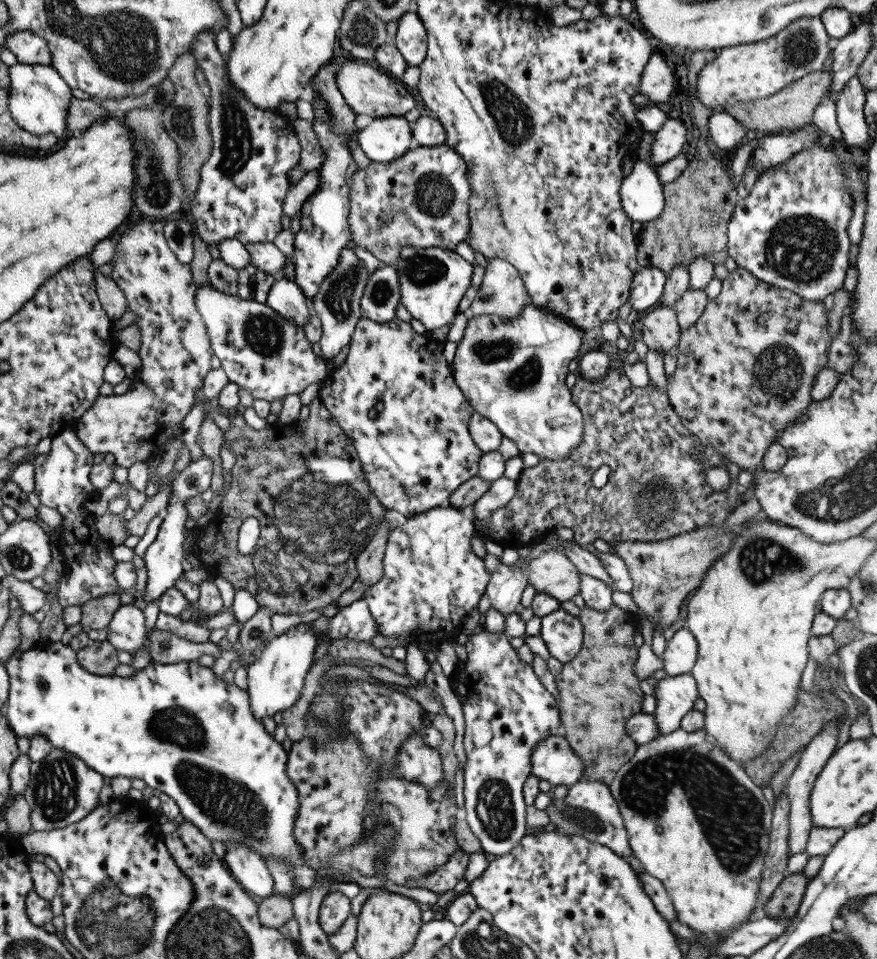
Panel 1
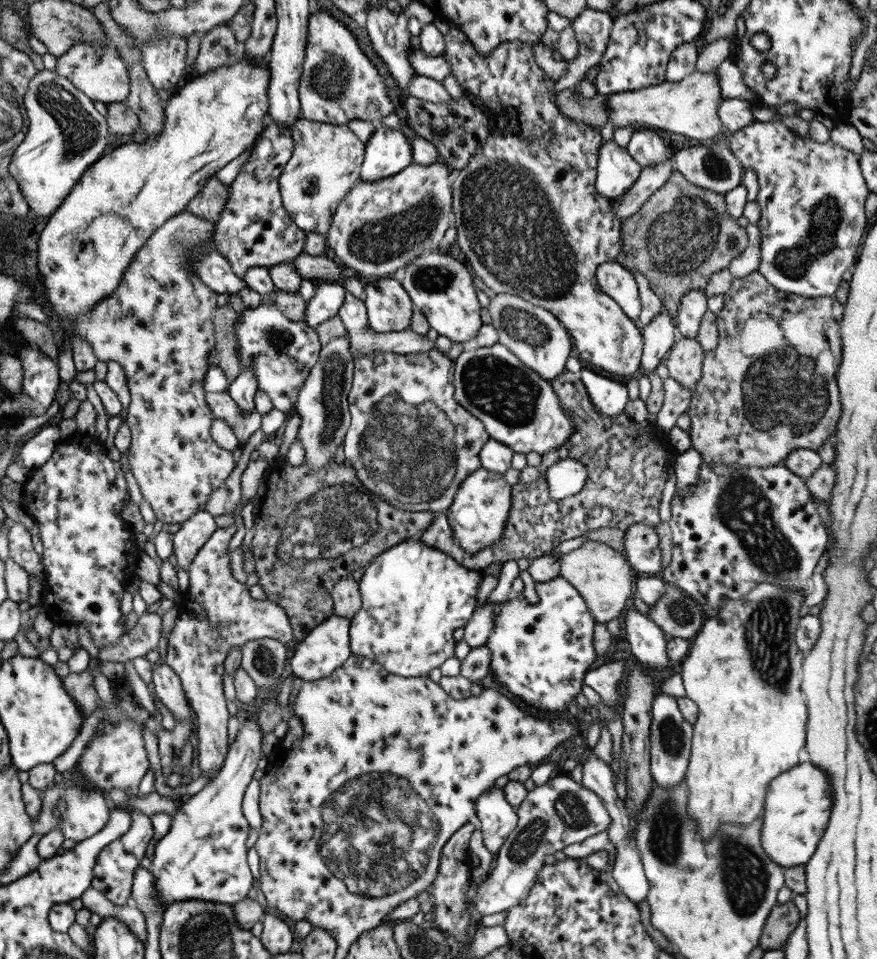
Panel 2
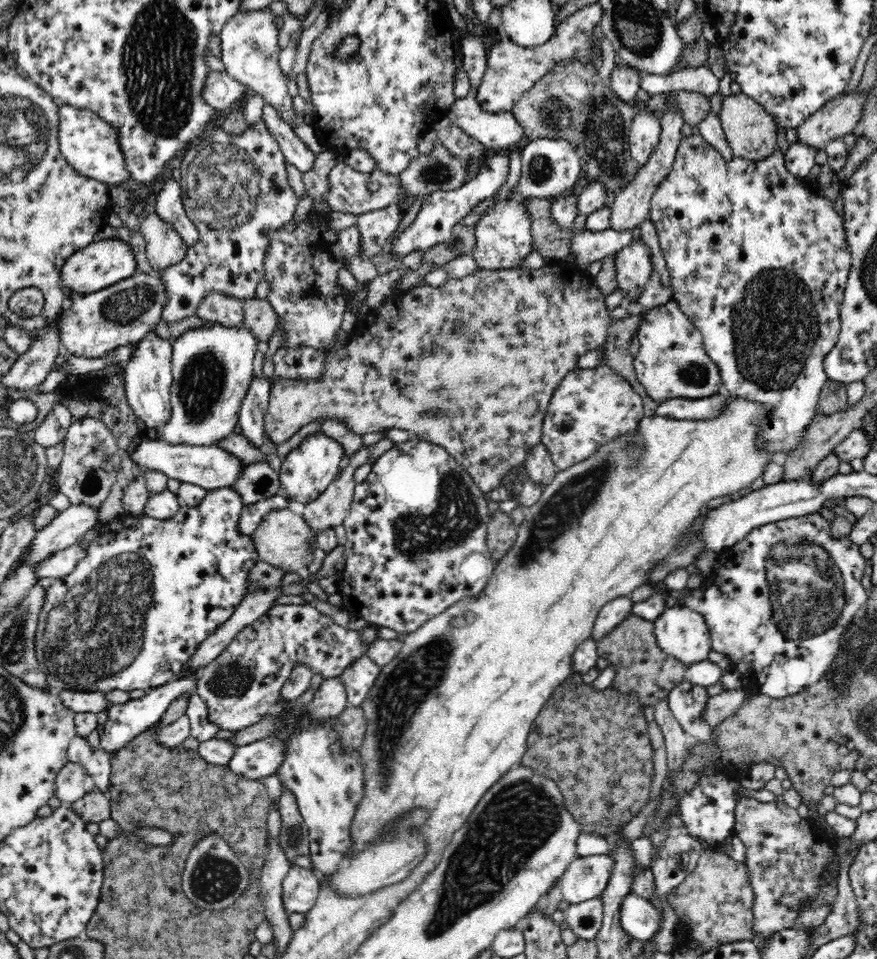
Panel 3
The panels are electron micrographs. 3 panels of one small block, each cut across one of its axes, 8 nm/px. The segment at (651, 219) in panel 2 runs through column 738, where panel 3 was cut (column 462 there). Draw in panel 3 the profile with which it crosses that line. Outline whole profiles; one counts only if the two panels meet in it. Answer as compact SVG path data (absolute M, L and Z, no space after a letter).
M456 224L451 232L451 242L444 242L438 245L432 246L430 249L426 250L423 254L423 263L430 263L432 268L443 268L443 264L447 263L449 260L456 258L460 255L470 255L476 244L475 230L472 226L468 227L466 225Z

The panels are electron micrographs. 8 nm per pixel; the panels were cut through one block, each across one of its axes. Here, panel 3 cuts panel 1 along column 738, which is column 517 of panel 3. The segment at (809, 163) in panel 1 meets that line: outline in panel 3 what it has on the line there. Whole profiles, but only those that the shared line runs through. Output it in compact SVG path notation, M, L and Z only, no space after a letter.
M514 196L500 199L492 209L488 209L485 216L473 226L476 244L471 257L477 266L484 270L510 270L520 267L520 262L534 252L532 247L532 217L524 203L516 201Z

